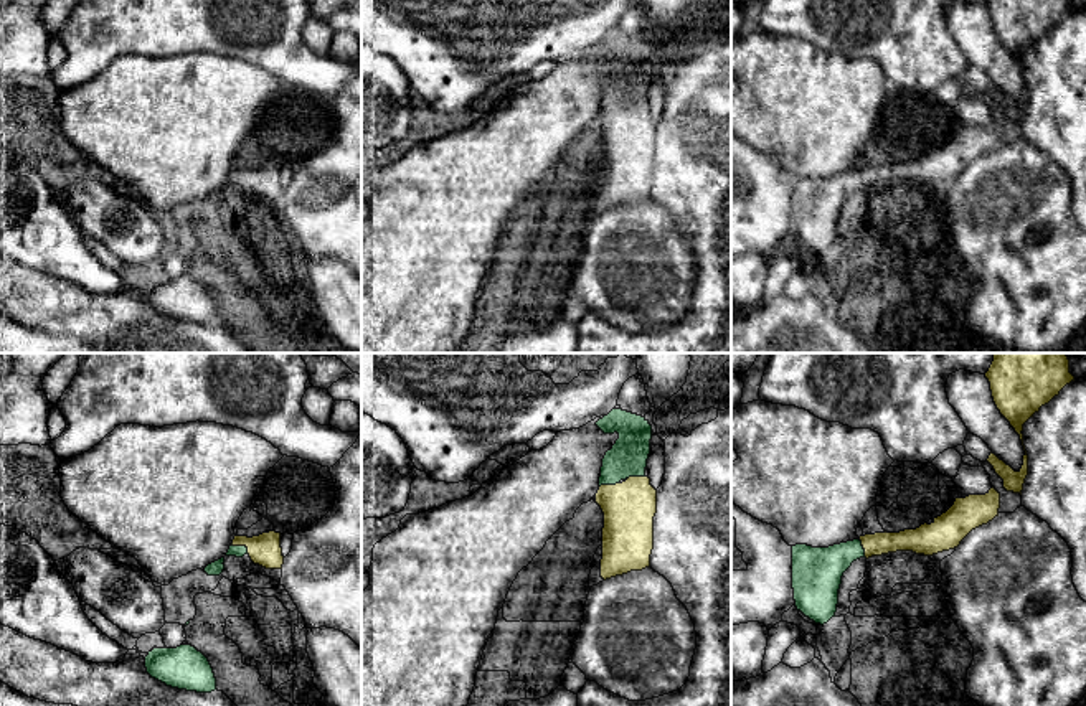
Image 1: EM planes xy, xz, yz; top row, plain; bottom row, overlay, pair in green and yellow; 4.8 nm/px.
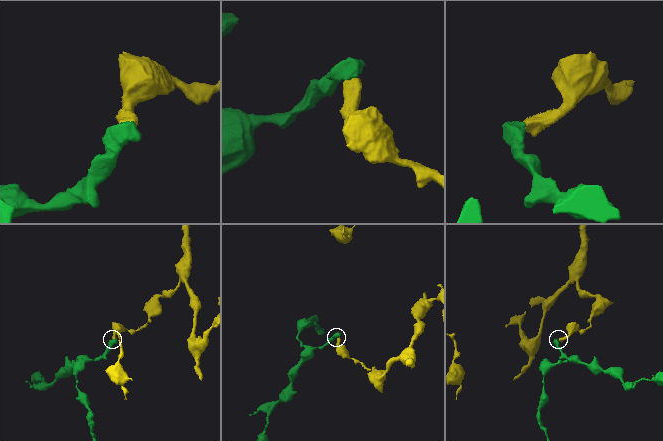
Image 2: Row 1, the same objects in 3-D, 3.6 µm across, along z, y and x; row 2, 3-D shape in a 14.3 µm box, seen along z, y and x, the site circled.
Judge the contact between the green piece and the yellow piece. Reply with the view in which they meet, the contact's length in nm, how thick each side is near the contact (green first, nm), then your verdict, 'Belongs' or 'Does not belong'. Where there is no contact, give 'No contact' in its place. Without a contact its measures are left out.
Touches green in xy. Shared border 100 nm. Thickness 60 nm (green) against 160 nm. Belongs

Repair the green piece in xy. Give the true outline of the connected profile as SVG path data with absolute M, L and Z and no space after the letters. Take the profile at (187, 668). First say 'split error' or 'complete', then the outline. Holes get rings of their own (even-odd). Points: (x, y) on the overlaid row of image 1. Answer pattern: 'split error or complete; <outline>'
complete; M191 645L177 648L153 648L145 657L147 673L167 686L211 693L216 678L208 658Z

